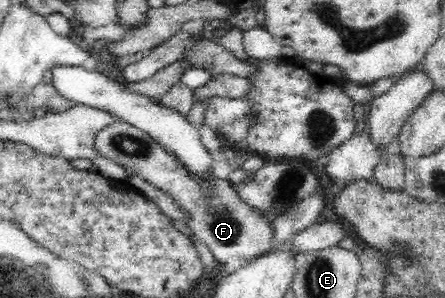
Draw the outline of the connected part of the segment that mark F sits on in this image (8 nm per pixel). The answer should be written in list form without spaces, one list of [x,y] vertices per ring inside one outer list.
[[[125,122],[105,126],[93,135],[93,139],[99,155],[115,161],[130,173],[136,173],[145,182],[167,193],[187,214],[191,214],[193,219],[189,229],[201,239],[203,245],[213,251],[217,263],[227,263],[231,257],[249,262],[268,254],[272,247],[270,222],[238,199],[228,179],[219,180],[215,177],[211,181],[196,181],[185,168],[179,166],[171,152],[163,150],[146,133]]]

